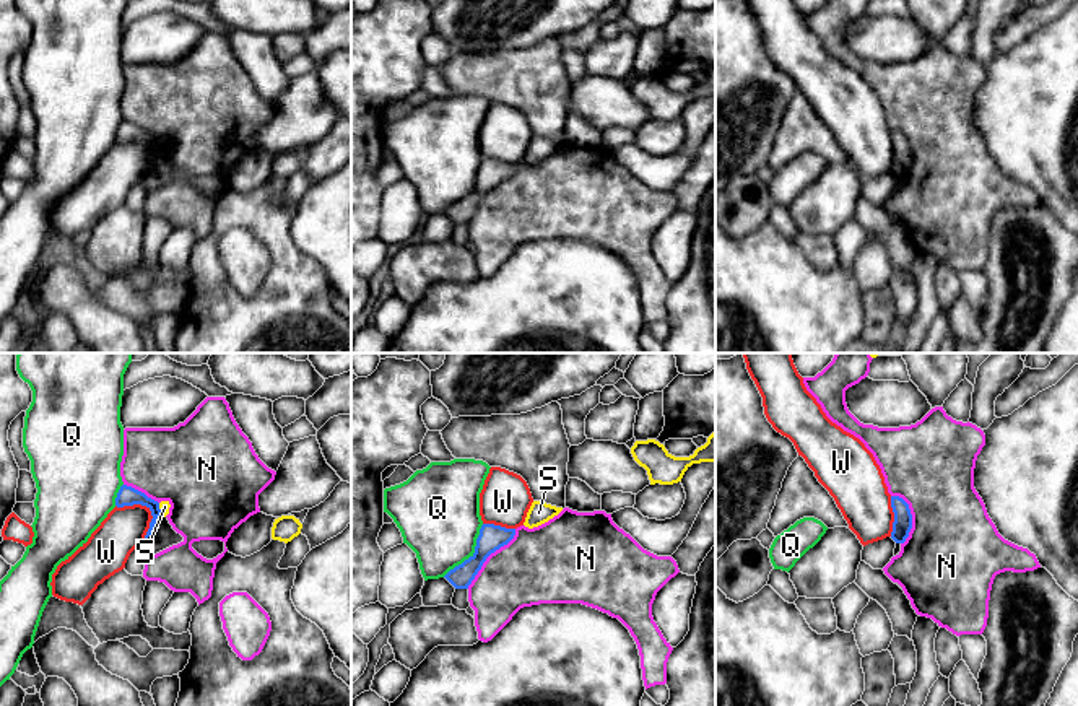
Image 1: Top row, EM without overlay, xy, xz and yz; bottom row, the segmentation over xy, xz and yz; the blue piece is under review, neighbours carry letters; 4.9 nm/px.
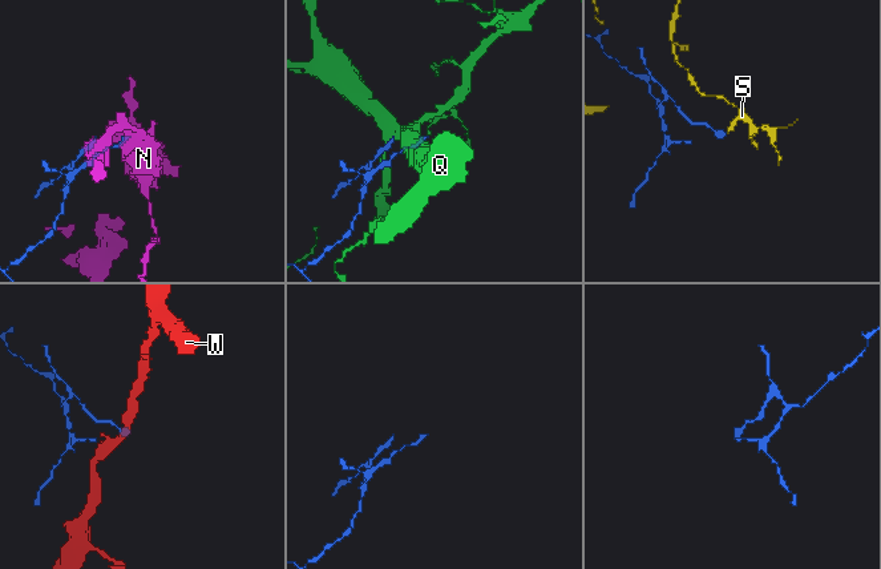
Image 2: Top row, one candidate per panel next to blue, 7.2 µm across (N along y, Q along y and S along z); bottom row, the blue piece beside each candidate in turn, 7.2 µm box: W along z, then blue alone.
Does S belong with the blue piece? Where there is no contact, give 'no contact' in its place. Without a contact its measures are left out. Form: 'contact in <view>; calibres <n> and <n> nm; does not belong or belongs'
contact in xy; calibres 100 and 50 nm; does not belong

